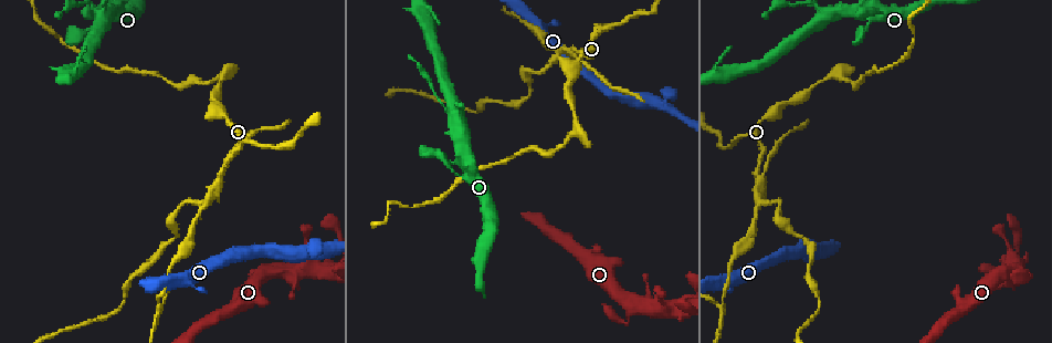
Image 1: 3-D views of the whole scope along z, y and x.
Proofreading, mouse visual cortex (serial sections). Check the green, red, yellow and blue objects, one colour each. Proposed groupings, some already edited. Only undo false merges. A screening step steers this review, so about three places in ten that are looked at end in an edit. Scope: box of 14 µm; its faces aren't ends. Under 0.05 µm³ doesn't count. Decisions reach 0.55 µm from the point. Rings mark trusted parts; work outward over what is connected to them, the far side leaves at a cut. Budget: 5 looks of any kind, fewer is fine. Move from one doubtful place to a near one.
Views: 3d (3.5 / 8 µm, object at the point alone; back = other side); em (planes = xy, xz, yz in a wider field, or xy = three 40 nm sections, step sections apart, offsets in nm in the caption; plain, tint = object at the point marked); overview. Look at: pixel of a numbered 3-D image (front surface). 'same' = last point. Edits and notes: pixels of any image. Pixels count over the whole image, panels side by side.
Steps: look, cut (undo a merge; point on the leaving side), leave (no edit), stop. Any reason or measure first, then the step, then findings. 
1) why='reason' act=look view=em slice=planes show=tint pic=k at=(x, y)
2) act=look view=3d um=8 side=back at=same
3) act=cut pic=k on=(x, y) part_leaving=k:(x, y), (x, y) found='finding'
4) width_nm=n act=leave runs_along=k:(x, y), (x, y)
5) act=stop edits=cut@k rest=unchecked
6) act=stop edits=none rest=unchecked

why='thin neck' act=look view=3d um=3.5 pic=1 at=(628, 321)

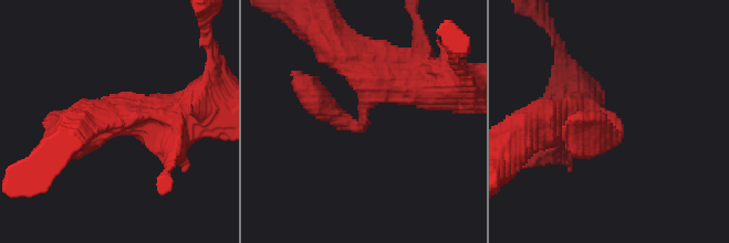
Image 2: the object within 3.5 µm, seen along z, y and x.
arm_widths_nm=300,450 act=look view=em slice=planes show=tint pic=2 at=(614, 121)

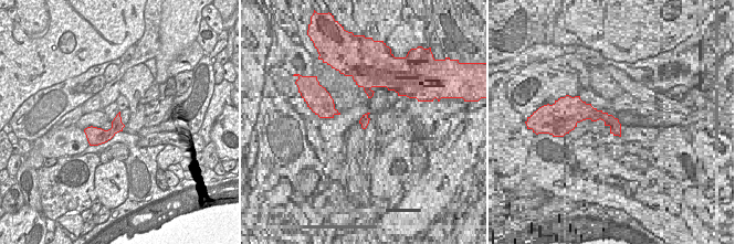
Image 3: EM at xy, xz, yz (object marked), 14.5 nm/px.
width_nm=170 act=leave runs_along=2:(352, 57), (362, 126), (314, 95) found='one cell here'

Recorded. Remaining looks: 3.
why='branch point' act=look view=3d um=3.5 pic=1 at=(573, 51)

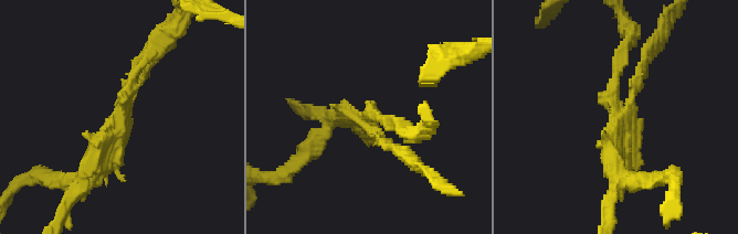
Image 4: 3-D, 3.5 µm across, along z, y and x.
act=cut pic=4 on=(60, 217) part_leaving=4:(84, 183), (67, 200), (58, 224) found='a second cell is stuck on'

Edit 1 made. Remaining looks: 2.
act=stop edits=cut@4 rest=unchecked

